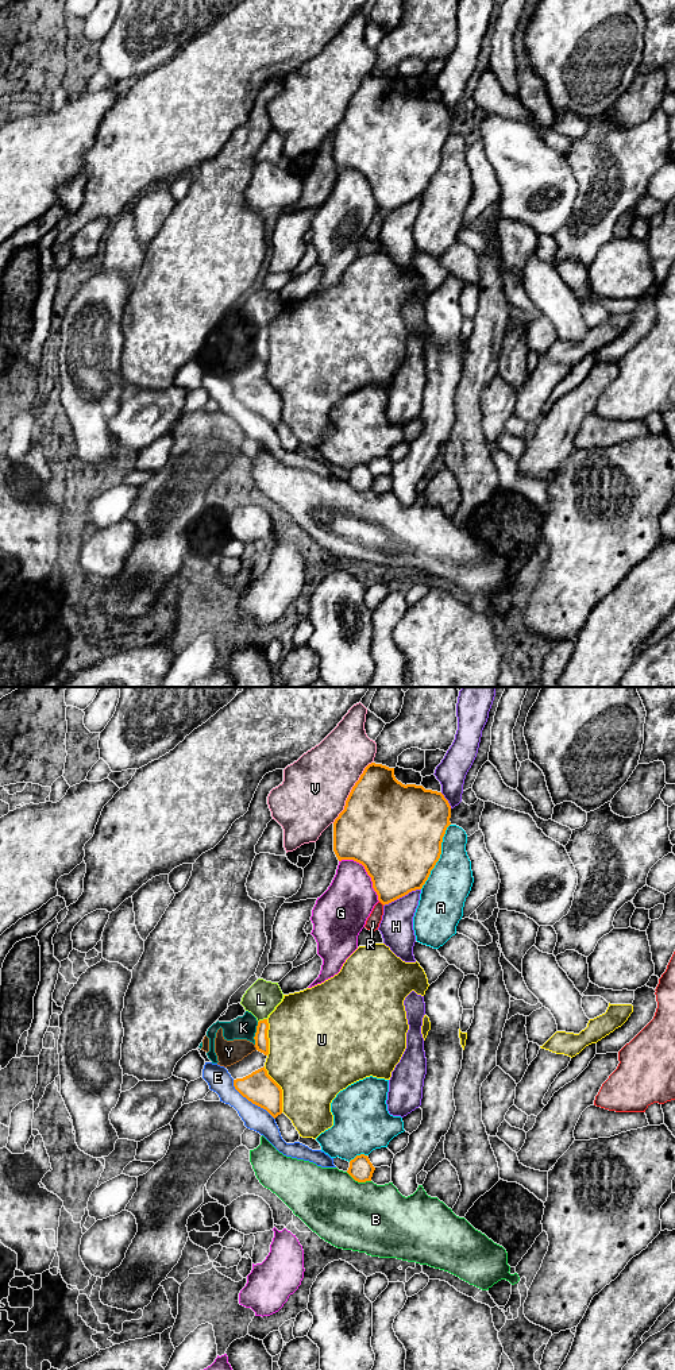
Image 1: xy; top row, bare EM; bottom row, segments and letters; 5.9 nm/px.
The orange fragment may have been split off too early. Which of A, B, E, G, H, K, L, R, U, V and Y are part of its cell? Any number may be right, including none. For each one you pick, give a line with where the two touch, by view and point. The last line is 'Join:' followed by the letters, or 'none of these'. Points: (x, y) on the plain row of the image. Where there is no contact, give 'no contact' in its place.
Join: none of these

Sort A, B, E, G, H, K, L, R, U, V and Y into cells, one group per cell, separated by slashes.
A / B / E / G / H / K Y / L / R / U / V

